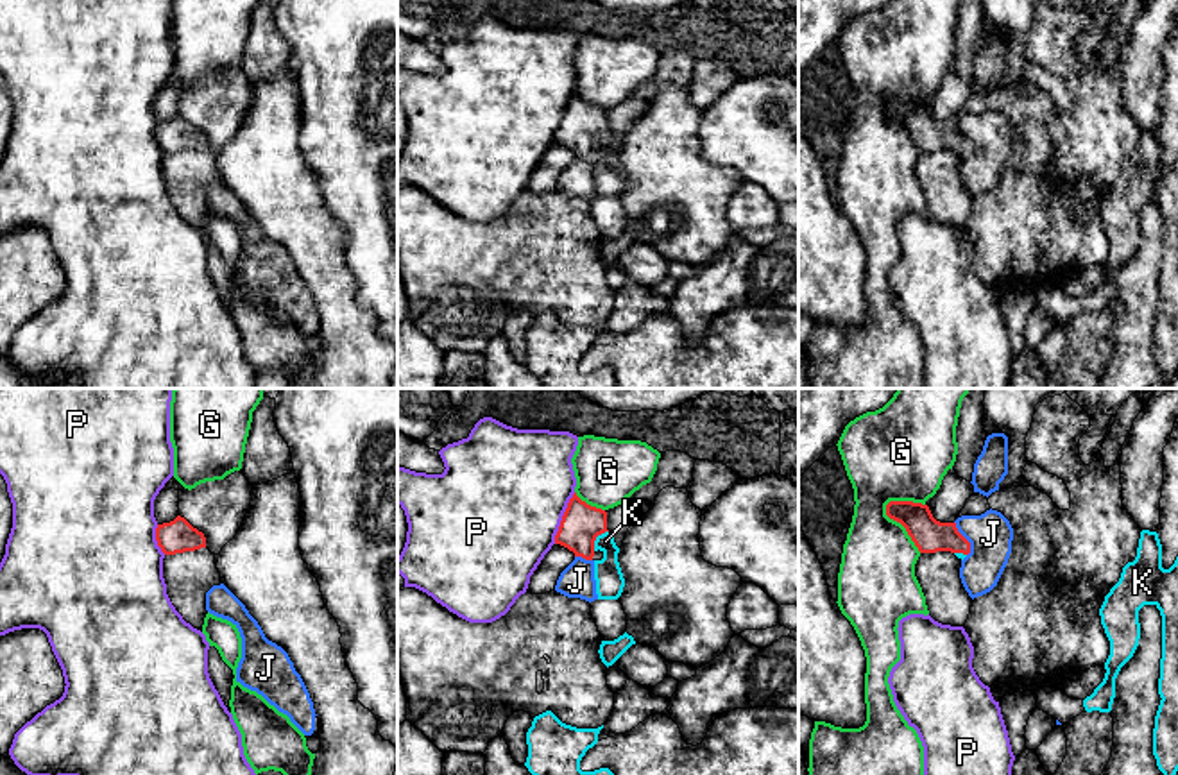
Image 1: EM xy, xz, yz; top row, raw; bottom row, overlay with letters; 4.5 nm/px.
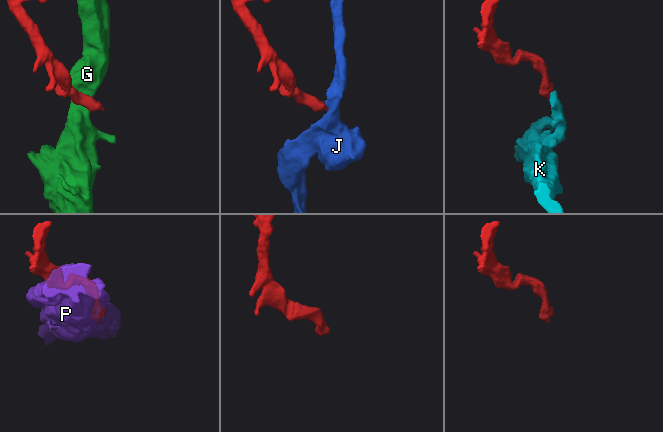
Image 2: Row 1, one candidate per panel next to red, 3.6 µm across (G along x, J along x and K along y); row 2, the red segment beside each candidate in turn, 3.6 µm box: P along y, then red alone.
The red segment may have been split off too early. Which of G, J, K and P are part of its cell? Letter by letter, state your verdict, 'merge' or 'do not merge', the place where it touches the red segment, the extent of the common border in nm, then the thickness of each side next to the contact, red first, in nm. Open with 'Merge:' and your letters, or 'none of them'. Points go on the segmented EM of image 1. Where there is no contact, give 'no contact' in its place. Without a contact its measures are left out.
Merge: K
G: do not merge; contact yz (901, 523); length 280 nm; calibres 160 and 340 nm
J: do not merge; contact yz (965, 539); length 170 nm; calibres 160 and 200 nm
K: merge; contact xz (595, 539); length 120 nm; calibres 180 and 130 nm
P: do not merge; contact xz (563, 518); length 260 nm; calibres 180 and 500 nm

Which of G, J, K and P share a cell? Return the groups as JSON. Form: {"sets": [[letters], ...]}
{"sets": [["G"], ["J"], ["K"], ["P"]]}

